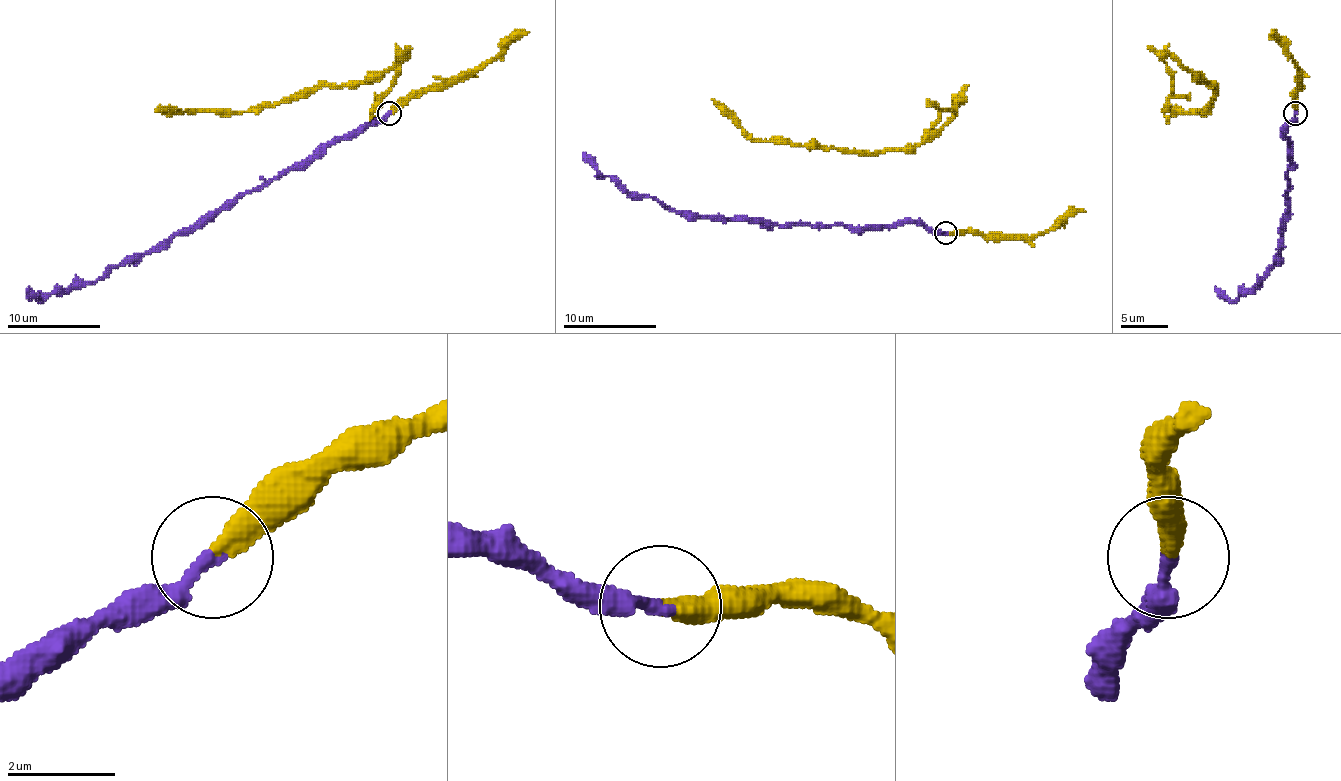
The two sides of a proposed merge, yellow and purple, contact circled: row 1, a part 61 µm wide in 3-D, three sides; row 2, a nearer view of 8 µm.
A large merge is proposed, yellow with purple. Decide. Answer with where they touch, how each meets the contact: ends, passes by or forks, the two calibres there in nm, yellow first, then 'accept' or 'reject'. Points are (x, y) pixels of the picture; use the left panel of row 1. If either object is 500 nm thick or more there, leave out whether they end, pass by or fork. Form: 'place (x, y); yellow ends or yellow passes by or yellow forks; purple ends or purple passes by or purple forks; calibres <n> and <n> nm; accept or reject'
place (389, 113); yellow ends; purple ends; calibres 400 and 280 nm; accept

